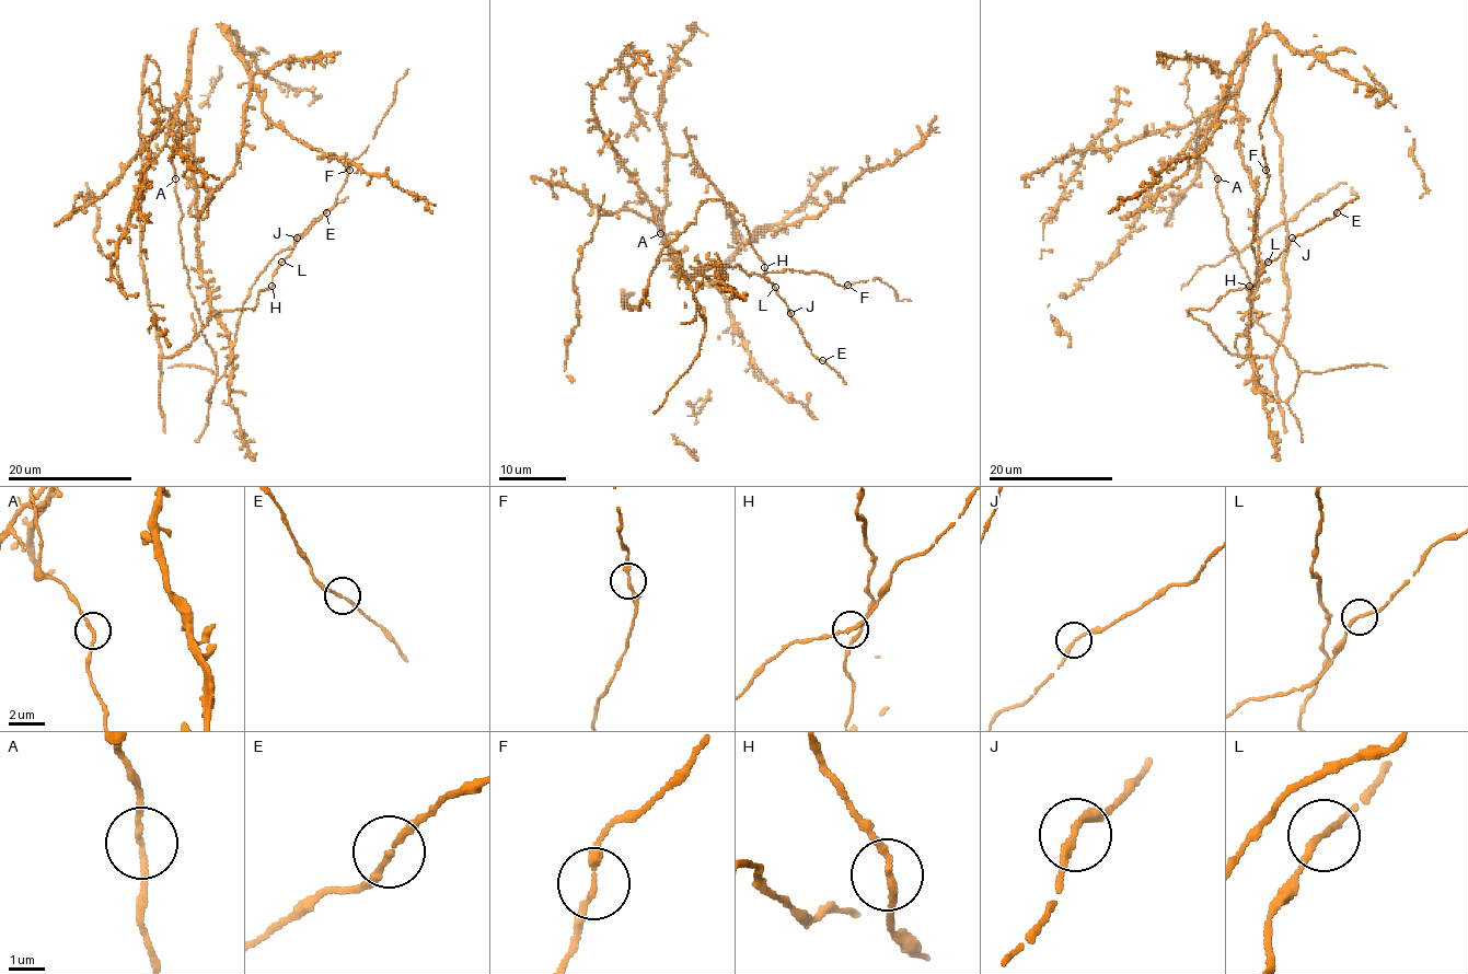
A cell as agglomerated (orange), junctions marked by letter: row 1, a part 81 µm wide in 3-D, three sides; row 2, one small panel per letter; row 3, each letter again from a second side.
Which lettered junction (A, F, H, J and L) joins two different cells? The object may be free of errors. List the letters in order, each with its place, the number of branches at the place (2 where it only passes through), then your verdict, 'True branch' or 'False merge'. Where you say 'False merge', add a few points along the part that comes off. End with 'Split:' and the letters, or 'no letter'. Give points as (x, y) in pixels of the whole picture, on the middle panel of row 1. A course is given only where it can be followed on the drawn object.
A: Place: (660, 233). Branches: 2. True branch
F: Place: (847, 285). Branches: 2. True branch
H: Place: (764, 267). Branches: 2. True branch
J: Place: (790, 313). Branches: 2. True branch
L: Place: (775, 287). Branches: 2. True branch
Split: no letter

